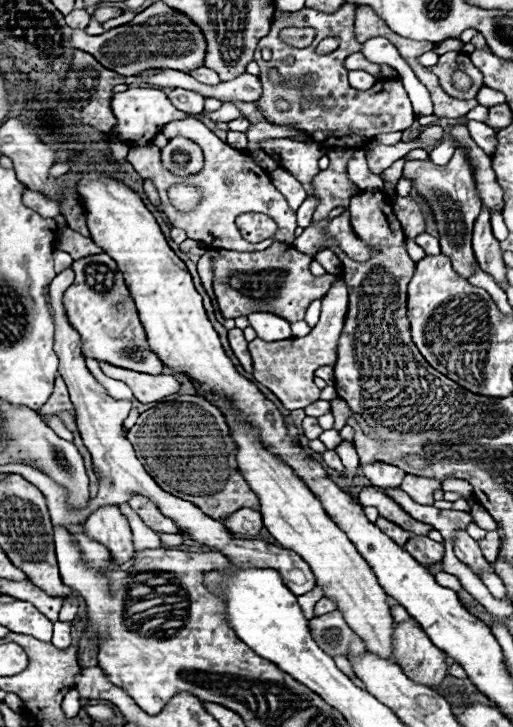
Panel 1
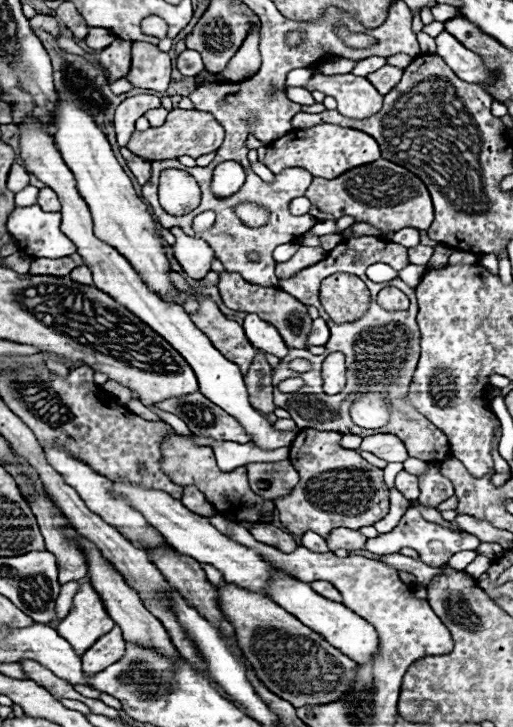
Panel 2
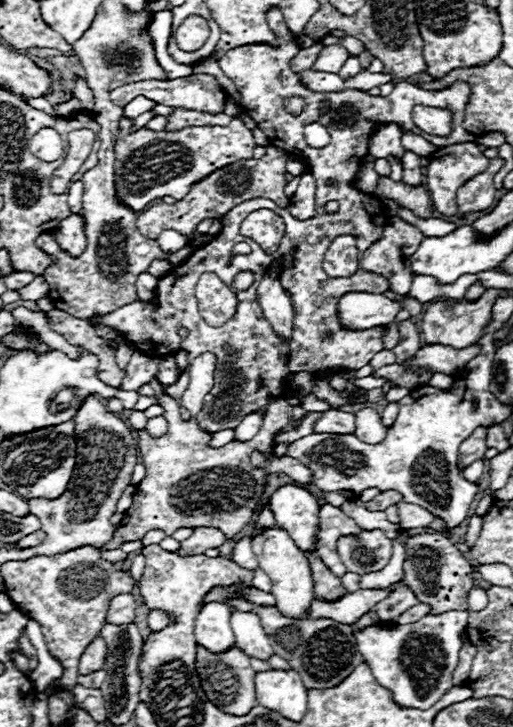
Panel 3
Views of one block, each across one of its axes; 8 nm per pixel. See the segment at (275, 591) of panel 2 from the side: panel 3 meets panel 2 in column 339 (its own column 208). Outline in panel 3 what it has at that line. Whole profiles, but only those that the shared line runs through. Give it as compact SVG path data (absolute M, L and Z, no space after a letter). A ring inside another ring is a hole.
M208 602L202 606L194 622L196 640L210 648L210 652L222 652L234 646L234 634L230 628L230 608L222 602Z

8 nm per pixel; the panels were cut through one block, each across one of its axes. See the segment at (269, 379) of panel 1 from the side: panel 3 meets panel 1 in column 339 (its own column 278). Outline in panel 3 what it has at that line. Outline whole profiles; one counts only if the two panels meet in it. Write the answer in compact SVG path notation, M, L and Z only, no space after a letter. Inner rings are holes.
M266 272L258 286L258 302L264 318L270 322L278 338L290 340L294 328L294 312L286 290L282 288L278 274Z

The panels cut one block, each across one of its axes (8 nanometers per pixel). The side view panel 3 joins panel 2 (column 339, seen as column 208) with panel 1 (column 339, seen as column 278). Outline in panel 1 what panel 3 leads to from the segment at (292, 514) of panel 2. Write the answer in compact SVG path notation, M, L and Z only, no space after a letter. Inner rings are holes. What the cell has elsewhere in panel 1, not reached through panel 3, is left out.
M334 398L330 404L332 404L334 420L336 420L336 422L334 422L334 428L340 430L340 428L346 426L346 420L348 420L348 416L352 416L352 412L350 412L348 404L344 404L344 400L340 400L340 398Z

